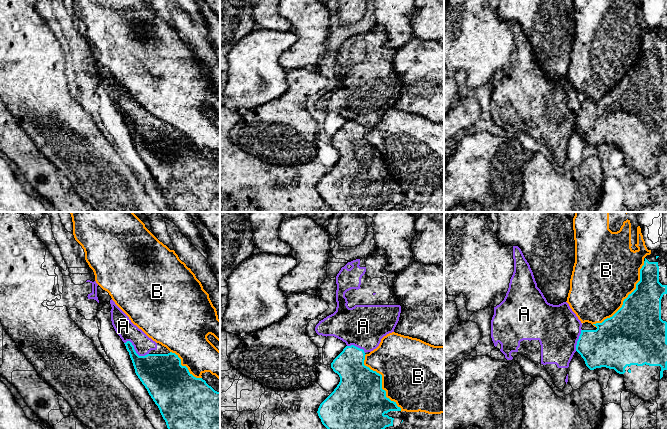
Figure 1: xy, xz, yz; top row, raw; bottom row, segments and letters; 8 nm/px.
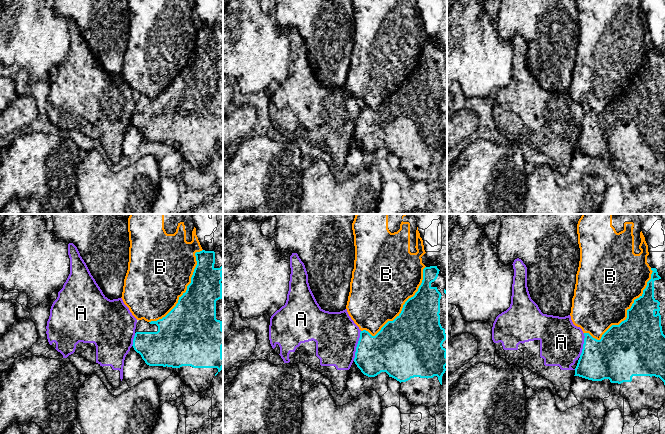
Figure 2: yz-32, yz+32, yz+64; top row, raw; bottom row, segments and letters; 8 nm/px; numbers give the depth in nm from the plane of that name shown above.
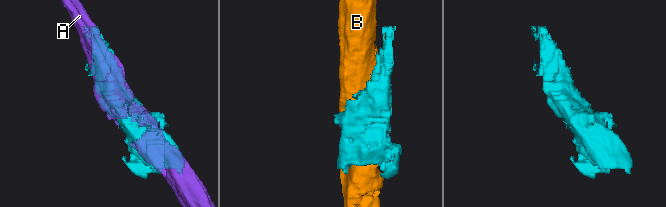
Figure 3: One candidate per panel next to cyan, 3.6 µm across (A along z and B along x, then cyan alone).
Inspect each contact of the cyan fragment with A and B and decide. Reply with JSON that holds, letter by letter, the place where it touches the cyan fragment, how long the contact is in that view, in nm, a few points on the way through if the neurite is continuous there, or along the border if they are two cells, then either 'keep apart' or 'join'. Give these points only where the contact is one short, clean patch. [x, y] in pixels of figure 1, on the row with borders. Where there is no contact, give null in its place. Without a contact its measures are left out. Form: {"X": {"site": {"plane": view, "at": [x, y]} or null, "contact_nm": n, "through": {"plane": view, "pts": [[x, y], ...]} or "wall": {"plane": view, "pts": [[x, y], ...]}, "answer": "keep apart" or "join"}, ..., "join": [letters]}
{"A": {"site": {"plane": "xy", "at": [134, 350]}, "contact_nm": 220, "answer": "keep apart"}, "B": {"site": {"plane": "yz", "at": [626, 298]}, "contact_nm": 650, "answer": "keep apart"}, "join": []}

